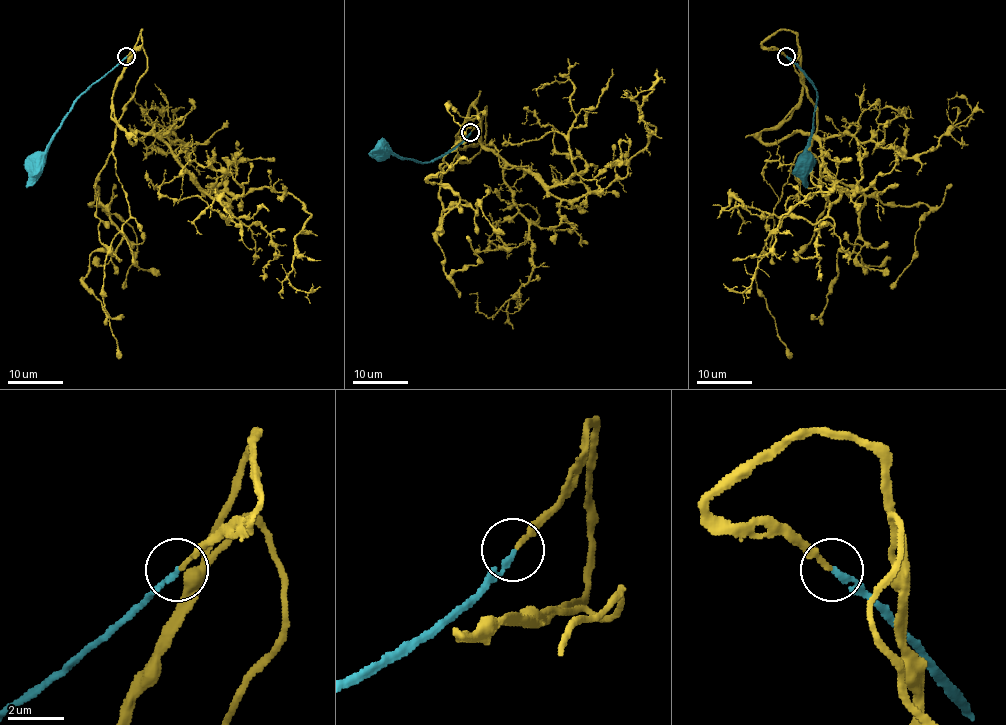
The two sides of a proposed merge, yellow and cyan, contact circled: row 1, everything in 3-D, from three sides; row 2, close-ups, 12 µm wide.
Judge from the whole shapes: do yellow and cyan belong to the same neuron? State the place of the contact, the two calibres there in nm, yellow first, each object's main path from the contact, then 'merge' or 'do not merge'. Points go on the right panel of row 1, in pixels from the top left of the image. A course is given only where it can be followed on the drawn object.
place (786, 56); calibres 170 and 190 nm; course yellow (786, 56), (762, 43), (796, 35), (803, 89), (761, 139), (808, 132), (854, 192), (811, 192), (723, 284); course cyan (786, 56), (801, 70), (816, 92), (814, 127), (807, 148), (809, 163); merge

